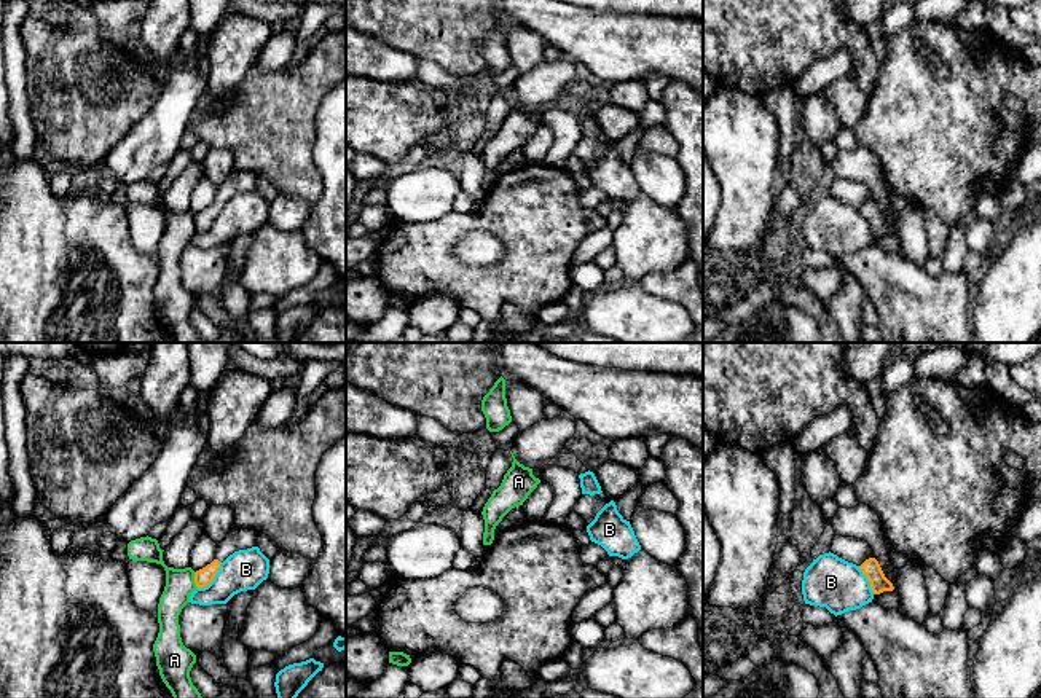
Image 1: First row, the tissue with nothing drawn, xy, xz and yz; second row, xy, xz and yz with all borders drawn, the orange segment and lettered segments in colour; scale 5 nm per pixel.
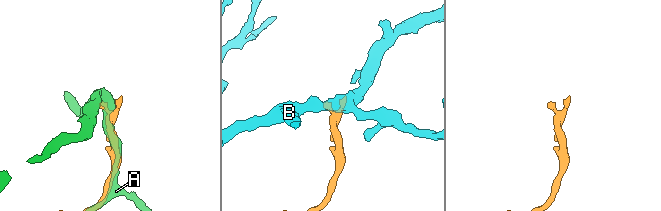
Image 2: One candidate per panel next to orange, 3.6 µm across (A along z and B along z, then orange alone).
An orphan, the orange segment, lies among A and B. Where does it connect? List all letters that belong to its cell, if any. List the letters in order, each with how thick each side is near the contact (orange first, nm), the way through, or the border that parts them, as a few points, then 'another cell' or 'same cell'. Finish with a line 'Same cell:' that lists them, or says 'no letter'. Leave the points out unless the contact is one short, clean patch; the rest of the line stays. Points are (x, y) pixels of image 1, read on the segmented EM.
A: 90 nm thick on the orange side, 140 nm on the other; another cell
B: 90 nm thick on the orange side, 200 nm on the other; border along xy (220, 563), (216, 576), (198, 588); another cell
Same cell: no letter

